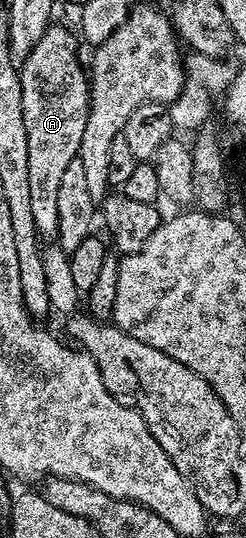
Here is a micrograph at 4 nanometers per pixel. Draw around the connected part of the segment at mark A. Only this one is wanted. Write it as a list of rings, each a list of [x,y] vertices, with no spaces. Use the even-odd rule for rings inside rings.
[[[58,25],[48,27],[37,45],[33,45],[33,49],[22,59],[19,67],[21,109],[25,113],[25,133],[29,137],[29,201],[33,208],[33,221],[43,237],[58,236],[57,188],[61,186],[61,176],[65,174],[69,161],[79,158],[81,137],[85,137],[85,125],[91,112],[89,75],[84,64],[83,67],[79,64],[80,44],[77,42],[76,32],[72,28],[71,31]]]

